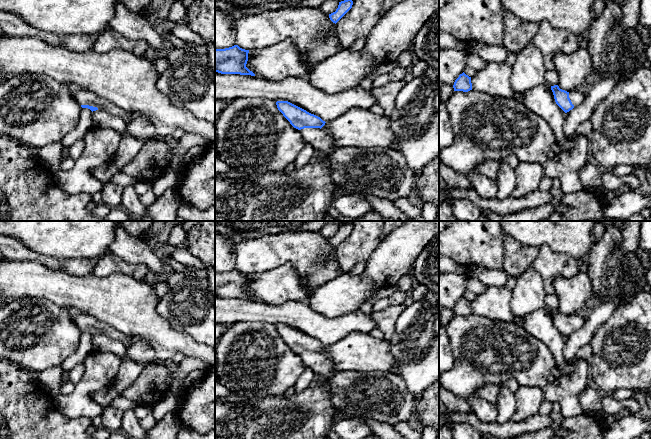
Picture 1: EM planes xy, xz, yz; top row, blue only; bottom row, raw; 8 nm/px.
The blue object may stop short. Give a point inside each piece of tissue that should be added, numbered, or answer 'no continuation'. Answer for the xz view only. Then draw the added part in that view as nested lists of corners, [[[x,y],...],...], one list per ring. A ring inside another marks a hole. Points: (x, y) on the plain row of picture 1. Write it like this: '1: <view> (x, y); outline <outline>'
1: xz (322, 365); outline [[[304,352],[300,354],[300,357],[303,363],[311,368],[316,375],[329,378],[337,372],[332,360],[320,352]]]

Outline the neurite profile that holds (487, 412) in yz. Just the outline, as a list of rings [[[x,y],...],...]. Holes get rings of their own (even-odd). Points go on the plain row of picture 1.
[[[476,395],[469,398],[471,411],[476,417],[486,424],[493,424],[498,420],[498,409],[496,403],[491,403]]]

